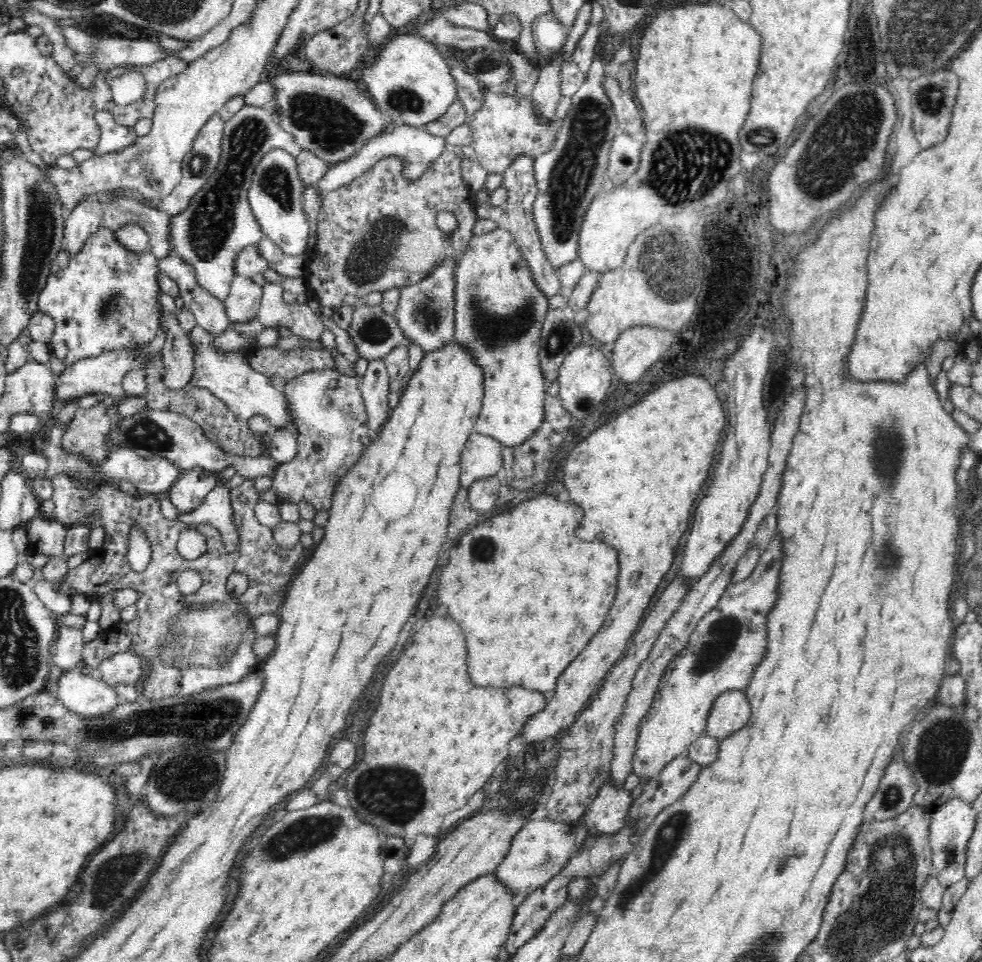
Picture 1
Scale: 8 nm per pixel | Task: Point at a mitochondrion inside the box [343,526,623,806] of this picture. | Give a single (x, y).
(483, 549)

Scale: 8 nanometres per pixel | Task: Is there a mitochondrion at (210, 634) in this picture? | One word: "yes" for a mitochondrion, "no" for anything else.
yes

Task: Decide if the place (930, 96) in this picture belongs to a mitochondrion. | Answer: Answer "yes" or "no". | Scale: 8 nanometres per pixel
yes

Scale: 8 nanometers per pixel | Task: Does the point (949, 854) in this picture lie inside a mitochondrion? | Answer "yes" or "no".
yes

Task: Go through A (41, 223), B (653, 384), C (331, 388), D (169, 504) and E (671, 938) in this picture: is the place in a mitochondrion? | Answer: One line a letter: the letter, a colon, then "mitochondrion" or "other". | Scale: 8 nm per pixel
A: mitochondrion
B: other
C: mitochondrion
D: other
E: other

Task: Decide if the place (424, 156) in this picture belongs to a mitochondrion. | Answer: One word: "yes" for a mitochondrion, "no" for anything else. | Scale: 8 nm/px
no

